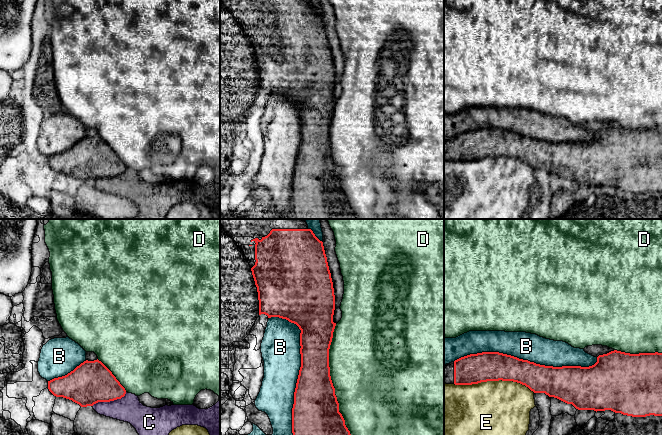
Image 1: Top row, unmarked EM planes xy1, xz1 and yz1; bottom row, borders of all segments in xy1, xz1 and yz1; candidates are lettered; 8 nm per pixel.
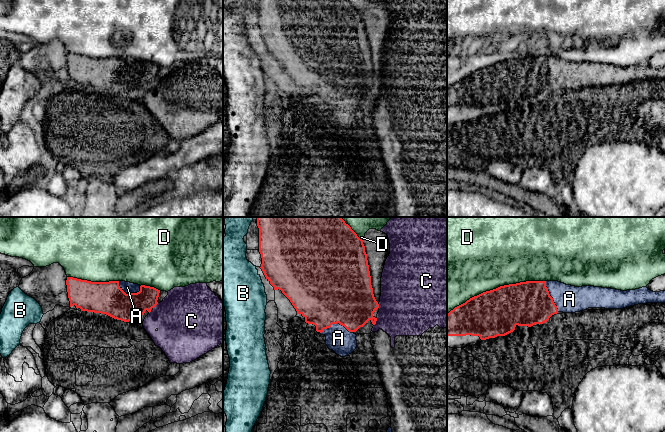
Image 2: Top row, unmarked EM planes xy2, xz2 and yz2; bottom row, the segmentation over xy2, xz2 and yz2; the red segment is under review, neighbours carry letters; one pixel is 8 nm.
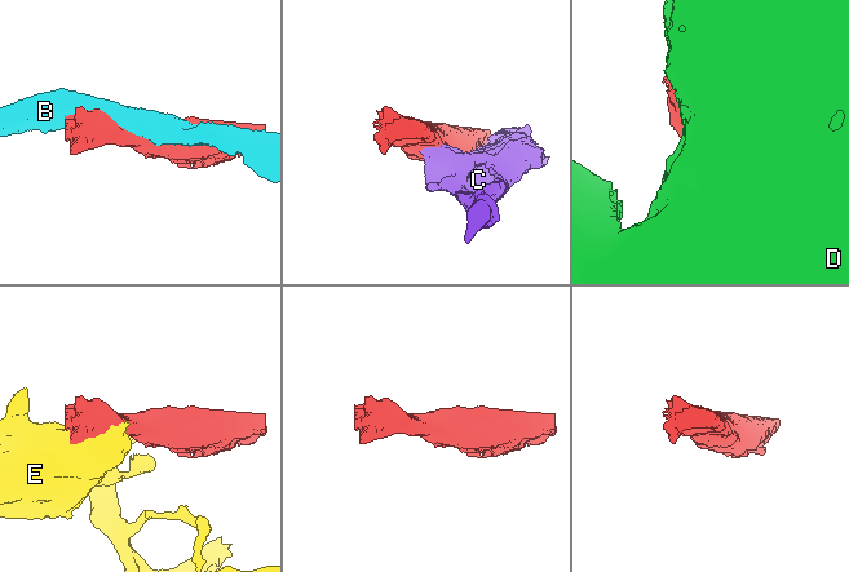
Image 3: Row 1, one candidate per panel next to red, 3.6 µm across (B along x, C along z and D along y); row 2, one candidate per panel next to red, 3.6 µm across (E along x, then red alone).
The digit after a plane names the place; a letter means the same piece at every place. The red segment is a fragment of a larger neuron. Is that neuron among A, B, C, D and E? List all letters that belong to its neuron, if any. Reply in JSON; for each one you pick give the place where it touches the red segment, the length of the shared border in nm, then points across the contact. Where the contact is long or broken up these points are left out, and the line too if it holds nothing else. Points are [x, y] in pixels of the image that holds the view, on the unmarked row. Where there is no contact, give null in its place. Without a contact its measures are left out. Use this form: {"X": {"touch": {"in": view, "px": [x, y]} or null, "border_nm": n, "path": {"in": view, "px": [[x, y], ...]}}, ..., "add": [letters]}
{"A": {"touch": {"in": "xz2", "px": [335, 99]}, "border_nm": 240}, "add": ["A"]}

